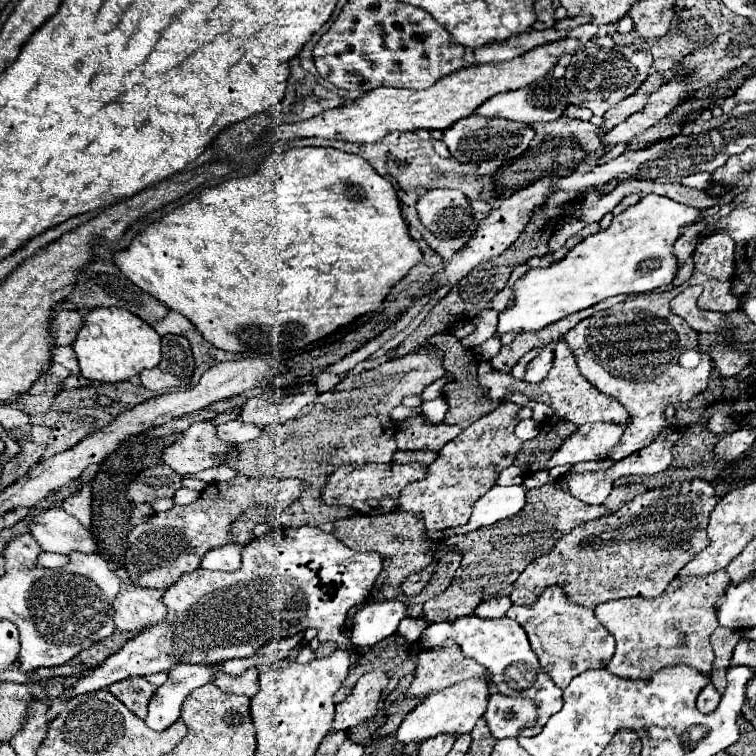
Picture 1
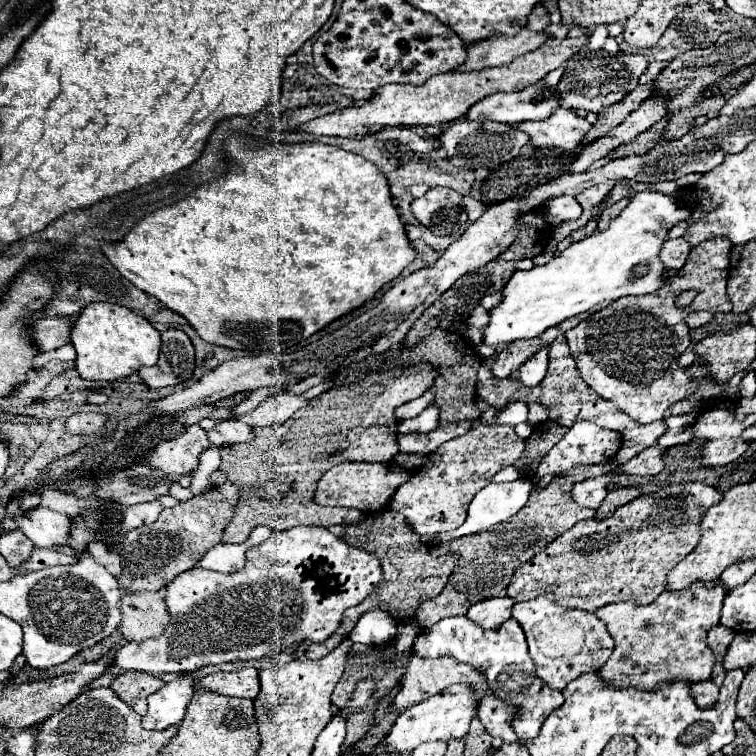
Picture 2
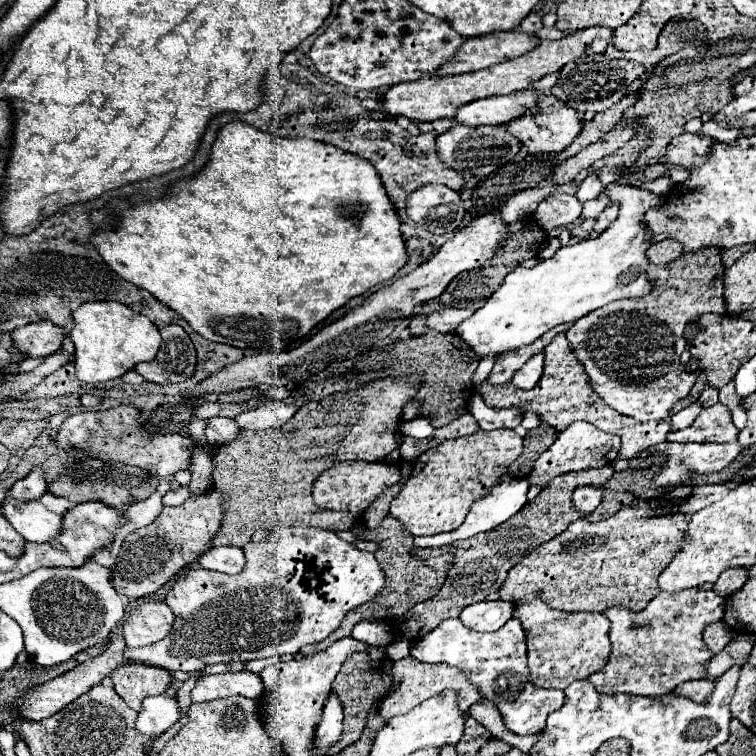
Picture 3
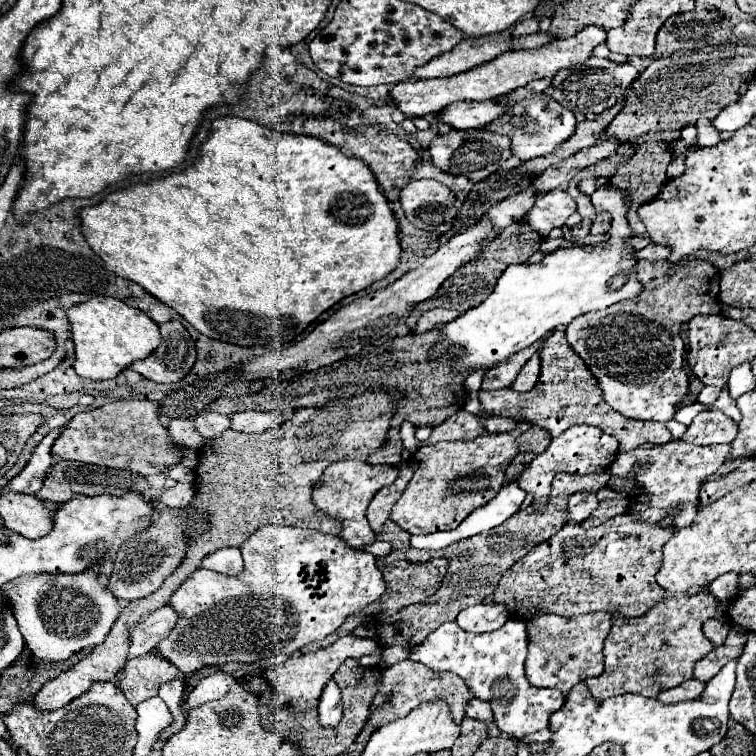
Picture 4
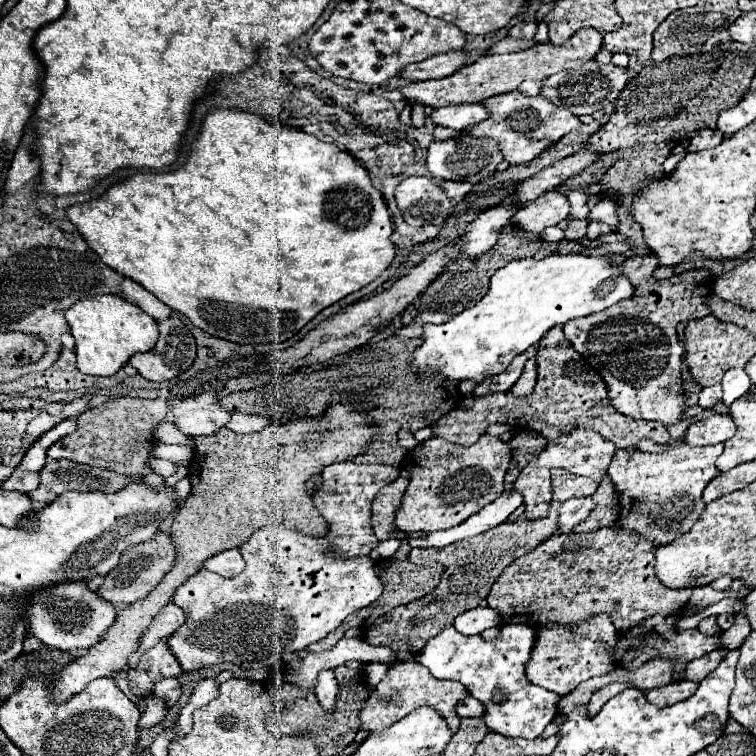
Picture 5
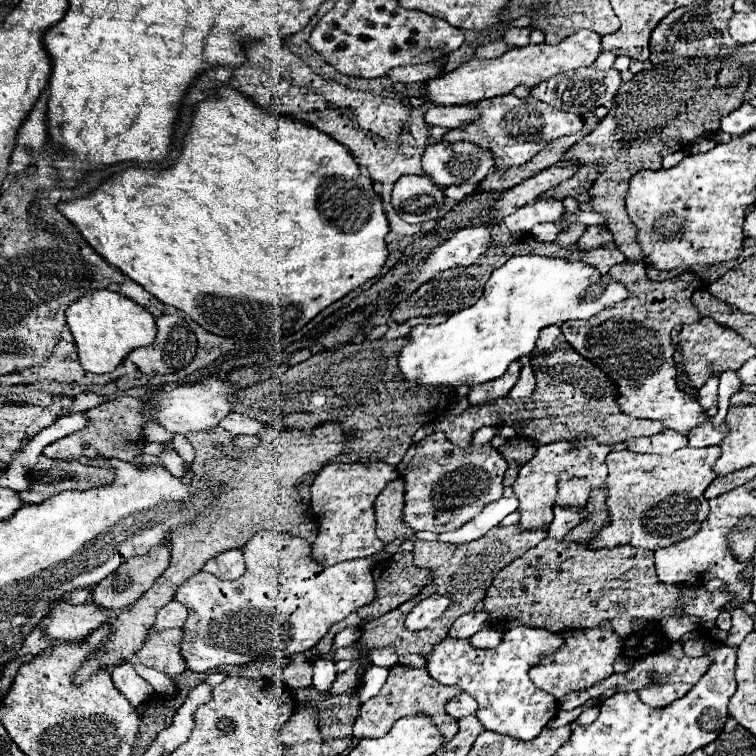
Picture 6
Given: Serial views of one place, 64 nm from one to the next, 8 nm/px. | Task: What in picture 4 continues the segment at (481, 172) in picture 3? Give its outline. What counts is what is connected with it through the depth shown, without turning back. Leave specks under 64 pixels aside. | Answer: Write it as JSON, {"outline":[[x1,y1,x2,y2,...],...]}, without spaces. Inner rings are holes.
{"outline":[[452,130,448,136,436,136,430,144,432,164,452,176,466,176,470,182,478,182,494,174,502,162,510,158,508,136,492,134,486,130]]}

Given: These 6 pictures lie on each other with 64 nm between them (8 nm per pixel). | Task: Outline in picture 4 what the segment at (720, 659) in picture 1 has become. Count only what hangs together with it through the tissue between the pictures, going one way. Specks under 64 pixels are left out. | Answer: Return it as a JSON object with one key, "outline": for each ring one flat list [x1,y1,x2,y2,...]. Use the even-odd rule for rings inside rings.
{"outline":[[710,618,710,620,706,620,706,622,702,624,702,632,704,632,716,646,722,646,722,644,724,644,724,640,726,640,726,636,728,636,728,630,730,630,730,626,724,626,722,620,718,620,718,618]]}

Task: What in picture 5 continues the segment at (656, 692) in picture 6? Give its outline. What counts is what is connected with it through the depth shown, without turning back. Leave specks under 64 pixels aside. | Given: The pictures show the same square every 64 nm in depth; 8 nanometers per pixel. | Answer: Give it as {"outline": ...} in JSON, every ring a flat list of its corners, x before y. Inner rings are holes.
{"outline":[[672,682,668,686,662,686,662,688,654,688,654,690,646,690,644,696,650,704,656,704,660,708,664,706,670,706,670,704,676,704,680,700,686,700,688,696,694,694,696,690,696,682]]}

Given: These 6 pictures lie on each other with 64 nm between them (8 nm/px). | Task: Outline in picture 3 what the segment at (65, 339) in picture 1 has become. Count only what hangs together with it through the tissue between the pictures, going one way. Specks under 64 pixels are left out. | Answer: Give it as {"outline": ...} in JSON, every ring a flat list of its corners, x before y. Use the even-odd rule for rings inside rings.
{"outline":[[34,322,22,328,12,330,12,344,18,352,24,352,24,358,46,358,54,354,64,340,64,332,50,322]]}

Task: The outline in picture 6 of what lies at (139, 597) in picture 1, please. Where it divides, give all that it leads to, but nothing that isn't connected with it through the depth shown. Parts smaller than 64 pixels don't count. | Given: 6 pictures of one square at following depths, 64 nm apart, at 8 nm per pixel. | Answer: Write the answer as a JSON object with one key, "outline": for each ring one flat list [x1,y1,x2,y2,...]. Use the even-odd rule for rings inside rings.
{"outline":[[176,598,170,600,164,608,160,608,154,628,166,630,166,628,182,628,186,622,186,606,180,604]]}

